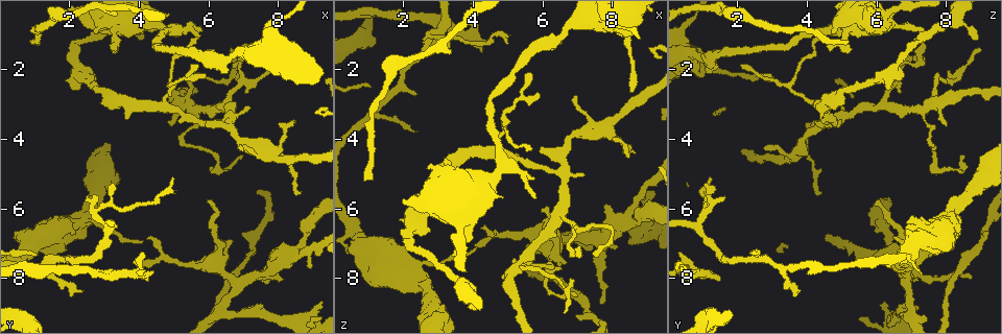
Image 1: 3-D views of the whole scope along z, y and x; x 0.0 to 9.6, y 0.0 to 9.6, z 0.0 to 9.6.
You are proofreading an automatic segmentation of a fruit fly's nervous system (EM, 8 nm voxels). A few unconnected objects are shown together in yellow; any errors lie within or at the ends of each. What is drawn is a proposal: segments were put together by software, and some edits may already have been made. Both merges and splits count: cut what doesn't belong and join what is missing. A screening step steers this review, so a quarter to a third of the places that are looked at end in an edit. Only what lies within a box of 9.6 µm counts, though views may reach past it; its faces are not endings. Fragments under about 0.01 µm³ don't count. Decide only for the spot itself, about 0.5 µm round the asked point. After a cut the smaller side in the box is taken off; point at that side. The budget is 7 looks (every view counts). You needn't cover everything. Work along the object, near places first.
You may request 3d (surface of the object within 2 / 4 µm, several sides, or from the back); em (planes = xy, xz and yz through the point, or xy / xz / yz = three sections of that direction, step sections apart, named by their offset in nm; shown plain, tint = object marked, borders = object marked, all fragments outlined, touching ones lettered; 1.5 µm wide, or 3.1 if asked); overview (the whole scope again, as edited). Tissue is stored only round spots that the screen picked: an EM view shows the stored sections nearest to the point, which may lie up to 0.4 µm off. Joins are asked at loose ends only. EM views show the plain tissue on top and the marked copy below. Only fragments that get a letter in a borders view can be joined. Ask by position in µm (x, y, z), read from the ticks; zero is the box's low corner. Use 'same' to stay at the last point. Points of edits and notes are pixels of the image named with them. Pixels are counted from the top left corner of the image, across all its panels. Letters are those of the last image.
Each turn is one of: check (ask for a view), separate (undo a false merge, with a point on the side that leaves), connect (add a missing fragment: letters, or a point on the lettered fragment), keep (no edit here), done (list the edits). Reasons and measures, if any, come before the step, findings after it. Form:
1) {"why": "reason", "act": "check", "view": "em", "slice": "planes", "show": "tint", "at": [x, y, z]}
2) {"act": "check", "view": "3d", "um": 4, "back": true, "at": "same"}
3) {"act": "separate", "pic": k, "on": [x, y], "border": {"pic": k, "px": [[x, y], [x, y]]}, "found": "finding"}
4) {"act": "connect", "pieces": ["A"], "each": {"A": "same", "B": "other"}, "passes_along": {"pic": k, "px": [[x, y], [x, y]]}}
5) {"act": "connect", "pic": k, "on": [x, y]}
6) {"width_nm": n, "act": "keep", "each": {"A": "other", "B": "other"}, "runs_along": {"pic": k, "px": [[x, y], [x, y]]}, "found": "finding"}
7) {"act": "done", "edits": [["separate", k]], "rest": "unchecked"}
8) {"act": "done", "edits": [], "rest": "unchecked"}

{"why": "thin end", "act": "check", "view": "3d", "um": 4, "at": [7.15, 3.05, 4.95]}

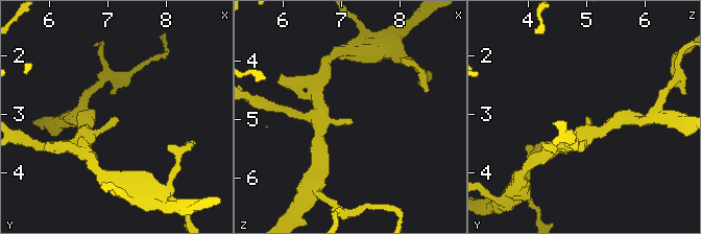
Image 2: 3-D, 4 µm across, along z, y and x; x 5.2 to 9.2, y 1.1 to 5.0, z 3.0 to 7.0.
{"why": "need the tissue", "act": "check", "view": "em", "slice": "planes", "show": "borders", "at": [7.20, 3.10, 5.00]}

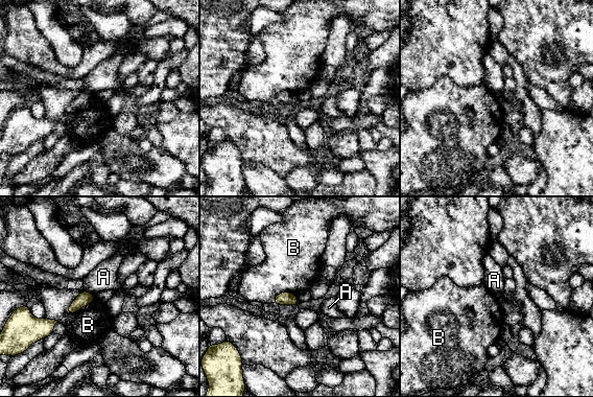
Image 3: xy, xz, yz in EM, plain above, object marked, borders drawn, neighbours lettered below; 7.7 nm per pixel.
{"act": "keep", "each": {"A": "other", "B": "other"}, "border": {"pic": 3, "px": [[82, 289], [94, 295]]}, "found": "no lettered fragment goes on from it"}

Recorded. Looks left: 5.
{"why": "an open end", "act": "check", "view": "em", "slice": "planes", "show": "borders", "at": [4.00, 7.50, 7.05]}

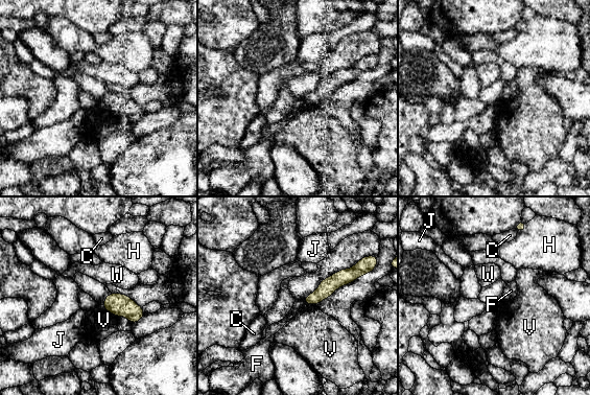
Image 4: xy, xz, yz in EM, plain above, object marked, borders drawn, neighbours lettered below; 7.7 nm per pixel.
{"width_nm": 90, "act": "keep", "each": {"C": "other", "F": "other", "H": "other", "J": "other", "V": "other", "W": "other"}, "border": {"pic": 4, "px": [[303, 299], [306, 304]]}, "found": "none of them fits"}

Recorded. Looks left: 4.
{"why": "narrows sharply", "act": "check", "view": "em", "slice": "planes", "show": "borders", "at": [5.60, 3.15, 7.25]}

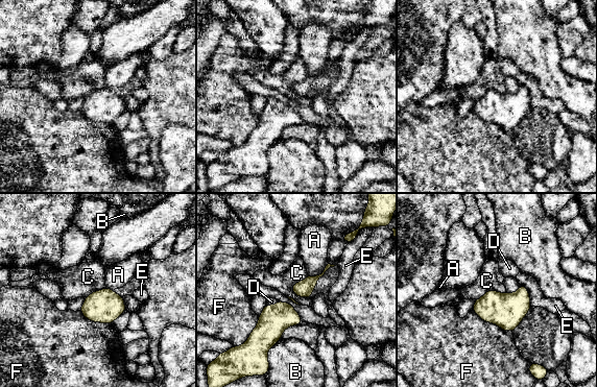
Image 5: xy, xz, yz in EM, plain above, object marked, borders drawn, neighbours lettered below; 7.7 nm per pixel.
{"longest_contact_nm": ["F", 360], "act": "keep", "each": {"A": "other", "B": "other", "C": "other", "D": "other", "E": "other", "F": "other"}, "border": {"pic": 5, "px": [[307, 274], [292, 285], [303, 298]]}, "found": "all the same cell"}

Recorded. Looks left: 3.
{"act": "done", "edits": [], "rest": "unchecked"}

